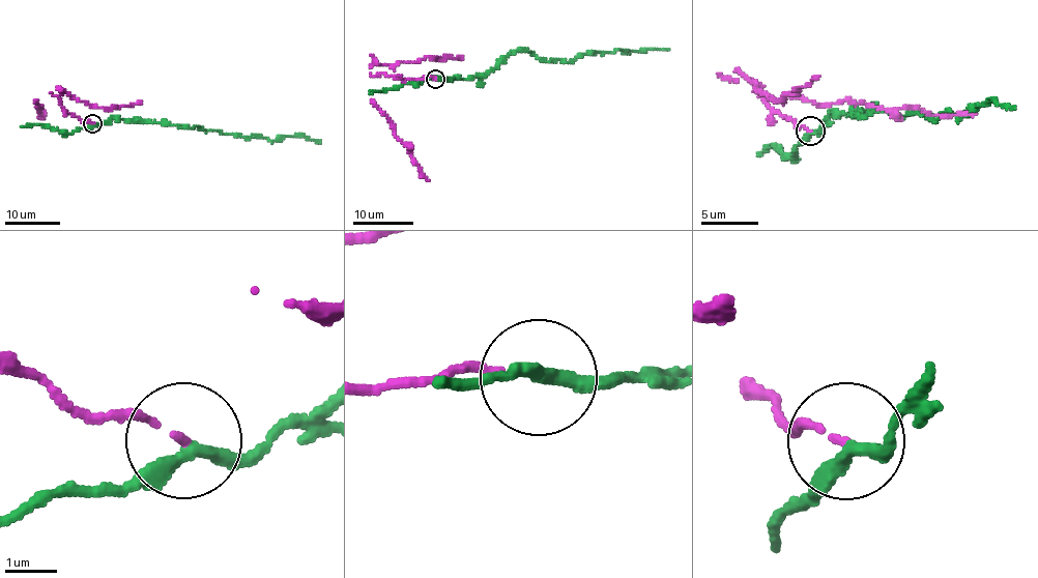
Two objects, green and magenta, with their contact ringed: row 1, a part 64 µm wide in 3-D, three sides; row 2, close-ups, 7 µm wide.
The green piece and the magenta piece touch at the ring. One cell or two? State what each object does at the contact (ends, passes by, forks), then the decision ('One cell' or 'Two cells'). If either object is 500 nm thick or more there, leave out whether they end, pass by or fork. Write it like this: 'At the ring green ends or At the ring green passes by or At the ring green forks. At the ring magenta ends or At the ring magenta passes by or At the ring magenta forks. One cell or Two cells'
At the ring green passes by. At the ring magenta ends. Two cells

